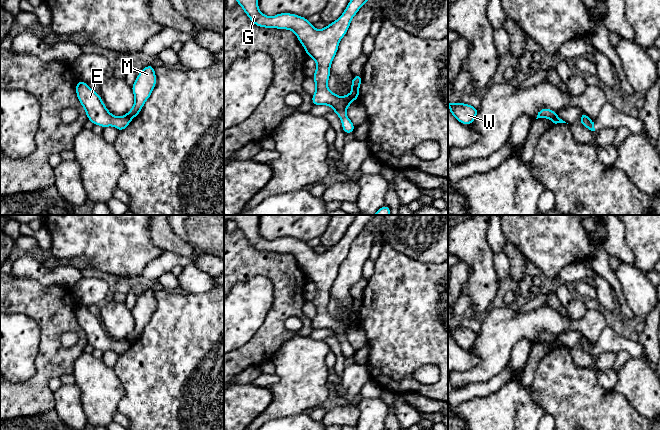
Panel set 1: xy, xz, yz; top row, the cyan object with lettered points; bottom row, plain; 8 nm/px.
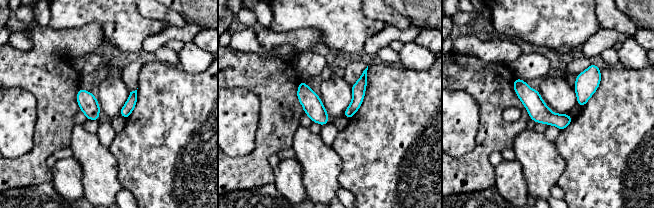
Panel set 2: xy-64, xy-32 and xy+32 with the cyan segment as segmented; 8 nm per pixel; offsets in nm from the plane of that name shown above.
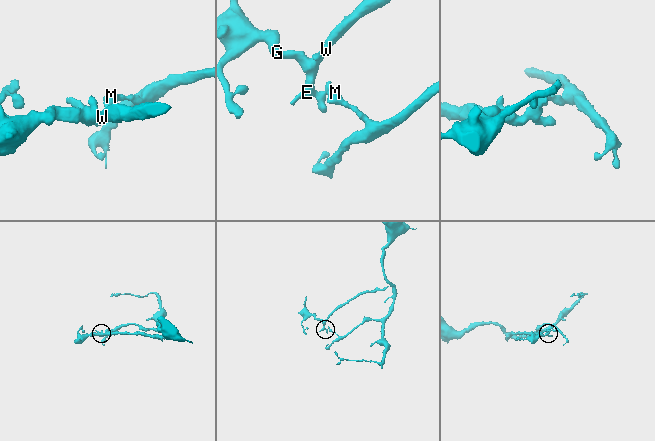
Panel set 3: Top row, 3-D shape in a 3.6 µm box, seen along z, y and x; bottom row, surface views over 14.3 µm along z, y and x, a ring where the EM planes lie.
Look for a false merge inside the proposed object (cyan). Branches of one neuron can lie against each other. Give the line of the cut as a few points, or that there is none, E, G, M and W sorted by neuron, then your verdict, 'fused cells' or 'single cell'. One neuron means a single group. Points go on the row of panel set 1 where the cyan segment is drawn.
xz (350, 94), (354, 99) | E G W / M | fused cells

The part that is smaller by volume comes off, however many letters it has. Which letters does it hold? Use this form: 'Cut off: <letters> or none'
Cut off: E, G, W

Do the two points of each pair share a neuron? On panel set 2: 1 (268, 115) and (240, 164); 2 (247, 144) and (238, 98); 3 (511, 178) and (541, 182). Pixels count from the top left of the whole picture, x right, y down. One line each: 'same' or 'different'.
1: same
2: same
3: different

